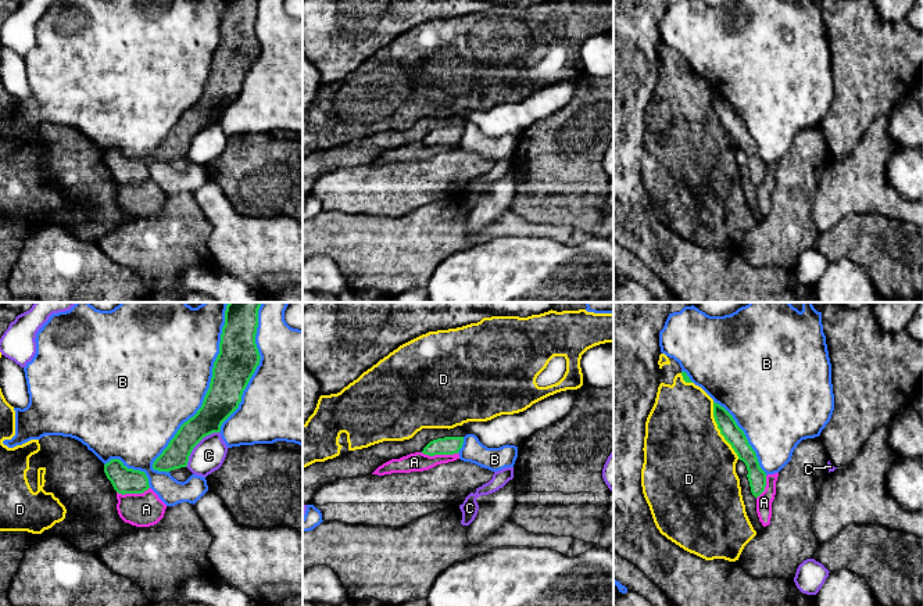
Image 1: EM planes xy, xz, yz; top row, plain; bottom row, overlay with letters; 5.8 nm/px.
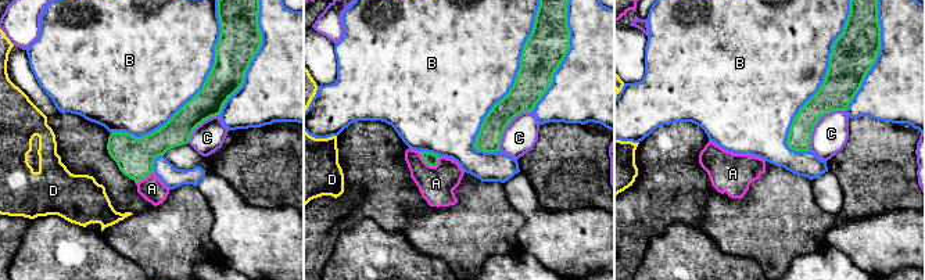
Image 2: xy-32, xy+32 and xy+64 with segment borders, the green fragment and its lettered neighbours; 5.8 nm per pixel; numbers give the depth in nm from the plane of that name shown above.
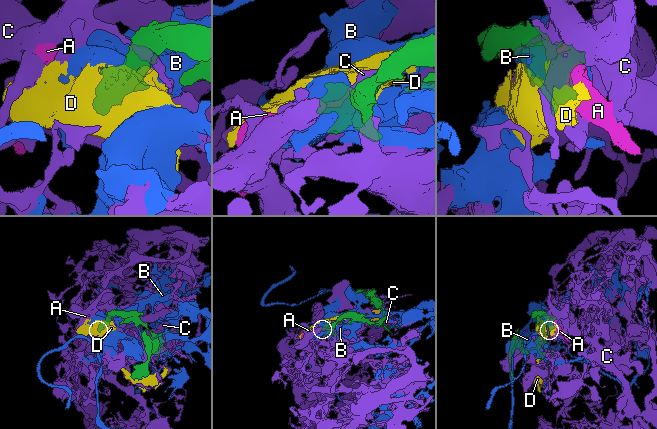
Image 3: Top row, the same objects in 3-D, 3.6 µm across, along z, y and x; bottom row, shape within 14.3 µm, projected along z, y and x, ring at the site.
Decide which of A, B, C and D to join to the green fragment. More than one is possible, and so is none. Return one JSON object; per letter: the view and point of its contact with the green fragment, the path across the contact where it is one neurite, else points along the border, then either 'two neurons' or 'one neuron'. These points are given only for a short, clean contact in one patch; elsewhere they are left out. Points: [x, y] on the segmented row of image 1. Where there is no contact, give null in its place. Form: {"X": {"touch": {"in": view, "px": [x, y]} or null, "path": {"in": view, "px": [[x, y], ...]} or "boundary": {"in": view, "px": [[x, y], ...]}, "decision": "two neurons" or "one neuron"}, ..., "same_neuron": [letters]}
{"A": {"touch": {"in": "xz", "px": [439, 454]}, "boundary": {"in": "xz", "px": [[421, 452], [429, 455], [457, 454]]}, "decision": "two neurons"}, "B": {"touch": {"in": "xy", "px": [208, 388]}, "decision": "two neurons"}, "C": {"touch": {"in": "xy", "px": [196, 444]}, "decision": "two neurons"}, "D": {"touch": {"in": "yz", "px": [719, 429]}, "decision": "two neurons"}, "same_neuron": []}

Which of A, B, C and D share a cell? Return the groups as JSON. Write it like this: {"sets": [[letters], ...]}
{"sets": [["A"], ["B"], ["C"], ["D"]]}

